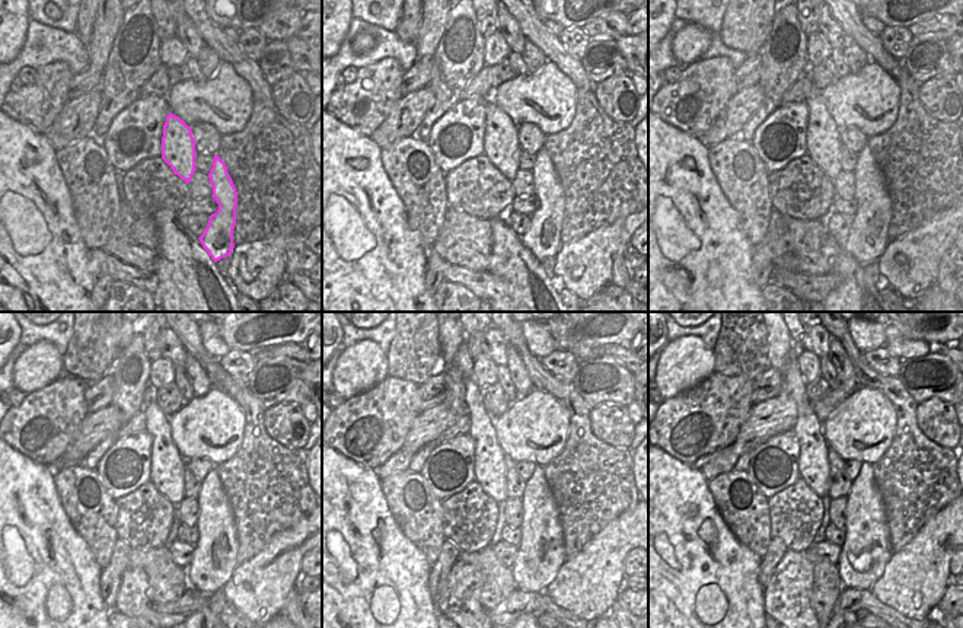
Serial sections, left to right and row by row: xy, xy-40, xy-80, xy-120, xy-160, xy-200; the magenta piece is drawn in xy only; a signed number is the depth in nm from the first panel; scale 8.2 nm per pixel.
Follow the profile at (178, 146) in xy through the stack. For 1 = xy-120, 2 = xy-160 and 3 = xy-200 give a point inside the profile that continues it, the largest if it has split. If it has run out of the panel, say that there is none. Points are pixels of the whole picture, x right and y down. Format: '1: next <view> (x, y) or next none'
1: next xy-120 (166, 465)
2: next xy-160 (490, 469)
3: next xy-200 (813, 468)

